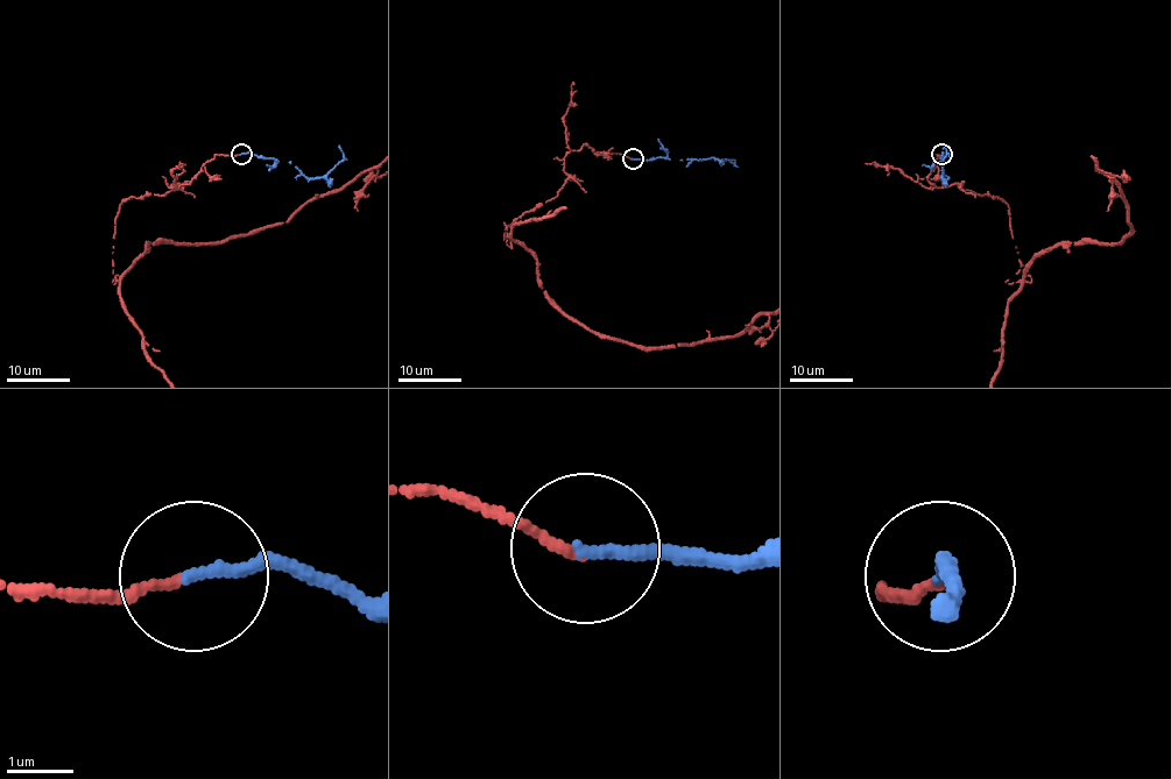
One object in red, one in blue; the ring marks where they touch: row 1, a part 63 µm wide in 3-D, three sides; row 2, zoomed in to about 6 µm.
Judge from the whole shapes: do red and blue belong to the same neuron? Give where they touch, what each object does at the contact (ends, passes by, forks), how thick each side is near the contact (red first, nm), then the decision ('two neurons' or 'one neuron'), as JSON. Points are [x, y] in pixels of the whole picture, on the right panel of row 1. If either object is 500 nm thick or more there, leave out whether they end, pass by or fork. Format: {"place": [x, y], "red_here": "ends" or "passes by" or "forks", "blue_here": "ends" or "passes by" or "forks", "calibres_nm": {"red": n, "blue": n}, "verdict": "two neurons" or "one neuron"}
{"place": [942, 154], "red_here": "ends", "blue_here": "ends", "calibres_nm": {"red": 120, "blue": 200}, "verdict": "one neuron"}

